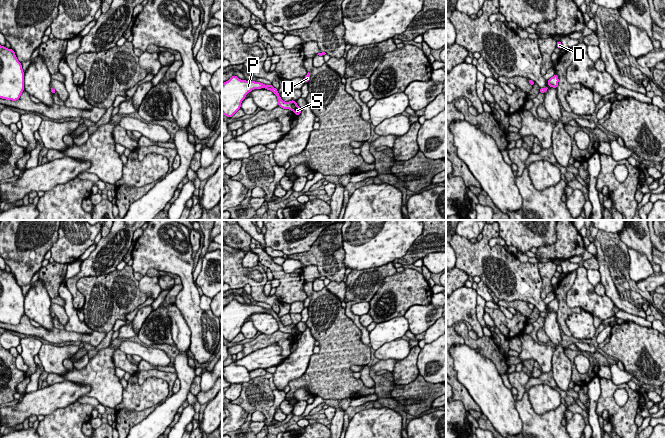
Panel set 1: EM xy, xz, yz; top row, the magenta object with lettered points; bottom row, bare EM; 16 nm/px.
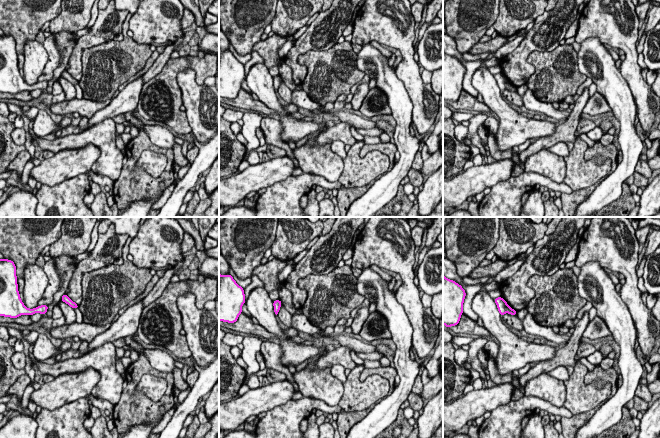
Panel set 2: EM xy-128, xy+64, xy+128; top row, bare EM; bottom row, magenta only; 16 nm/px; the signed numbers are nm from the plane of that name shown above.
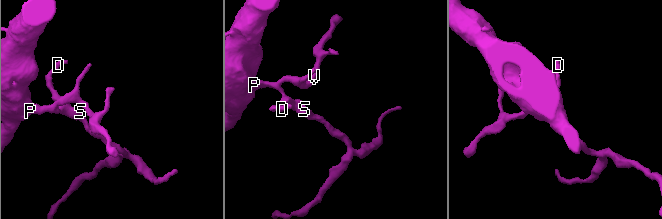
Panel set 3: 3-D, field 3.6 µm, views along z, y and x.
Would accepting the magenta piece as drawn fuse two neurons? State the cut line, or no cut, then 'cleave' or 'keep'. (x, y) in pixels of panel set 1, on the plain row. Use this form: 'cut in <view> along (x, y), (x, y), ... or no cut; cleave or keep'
no cut; keep

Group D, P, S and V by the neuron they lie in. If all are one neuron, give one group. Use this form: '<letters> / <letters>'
D P S V

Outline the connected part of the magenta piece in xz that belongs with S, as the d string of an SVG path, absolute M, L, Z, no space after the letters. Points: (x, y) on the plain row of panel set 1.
M233 299L228 305L222 308L222 338L231 342L241 332L241 327L246 319L253 313L261 312L271 314L277 320L279 331L292 334L296 340L300 339L302 332L297 329L296 325L284 326L278 314L272 308L265 309L251 304L245 305L239 303L236 299Z

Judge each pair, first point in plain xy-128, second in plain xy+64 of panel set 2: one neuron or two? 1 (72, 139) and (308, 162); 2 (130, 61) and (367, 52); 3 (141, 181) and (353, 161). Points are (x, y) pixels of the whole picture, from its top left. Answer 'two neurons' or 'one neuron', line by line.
1: one neuron
2: two neurons
3: two neurons

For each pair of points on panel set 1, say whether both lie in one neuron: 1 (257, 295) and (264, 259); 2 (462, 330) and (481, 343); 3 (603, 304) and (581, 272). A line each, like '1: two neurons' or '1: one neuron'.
1: two neurons
2: one neuron
3: one neuron

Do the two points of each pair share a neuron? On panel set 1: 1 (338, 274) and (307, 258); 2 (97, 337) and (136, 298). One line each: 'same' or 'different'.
1: same
2: different

